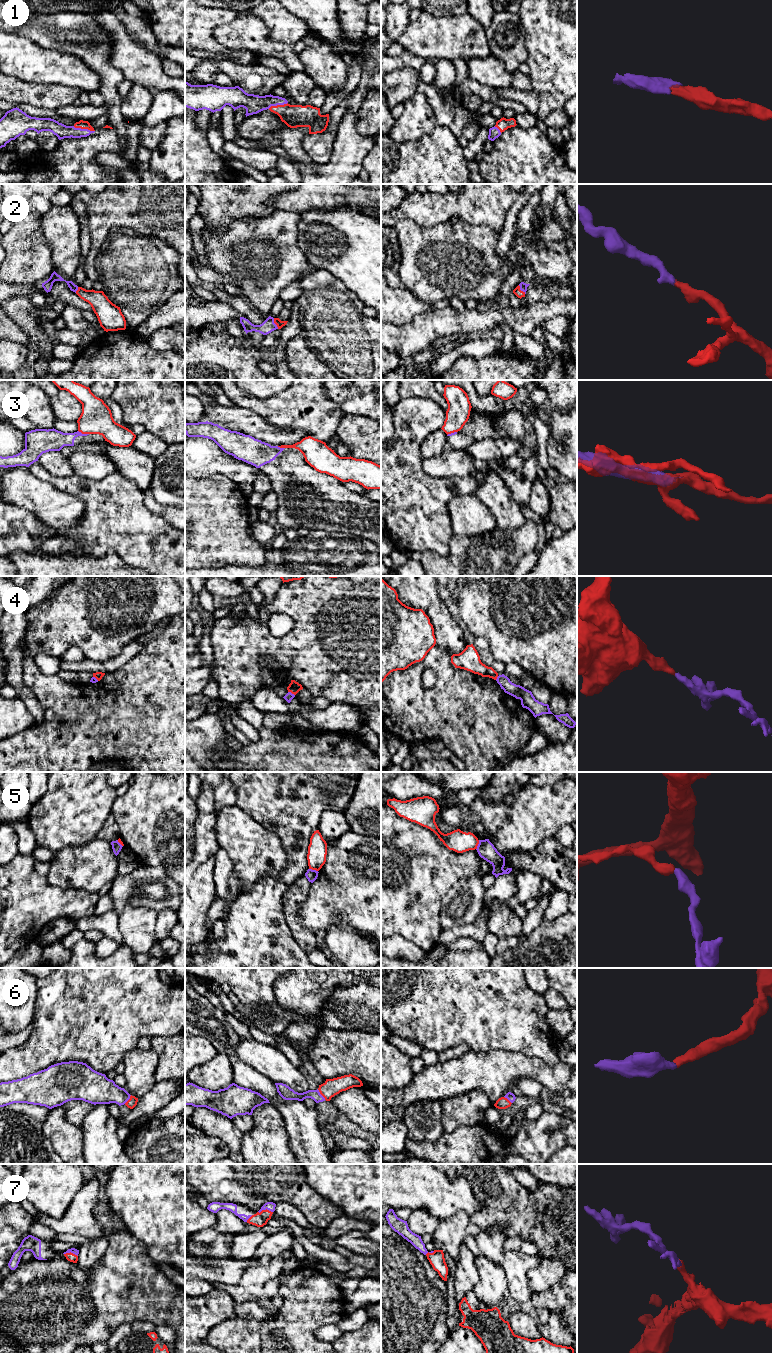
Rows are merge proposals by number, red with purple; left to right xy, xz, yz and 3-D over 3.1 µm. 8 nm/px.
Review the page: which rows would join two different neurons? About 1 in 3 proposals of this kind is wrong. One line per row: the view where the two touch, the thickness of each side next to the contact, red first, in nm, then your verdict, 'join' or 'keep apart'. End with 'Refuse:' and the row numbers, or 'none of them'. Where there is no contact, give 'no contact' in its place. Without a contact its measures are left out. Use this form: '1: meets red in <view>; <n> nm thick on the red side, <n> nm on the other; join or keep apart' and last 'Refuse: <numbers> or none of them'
1: meets red in xy; 70 nm thick on the red side, 120 nm on the other; join
2: meets red in xz; 60 nm thick on the red side, 100 nm on the other; join
3: meets red in xy; 260 nm thick on the red side, 180 nm on the other; keep apart
4: meets red in xz; 100 nm thick on the red side, 70 nm on the other; keep apart
5: meets red in yz; 170 nm thick on the red side, 140 nm on the other; keep apart
6: meets red in xz; 140 nm thick on the red side, 100 nm on the other; join
7: meets red in xz; 110 nm thick on the red side, 70 nm on the other; join
Refuse: 3, 4, 5

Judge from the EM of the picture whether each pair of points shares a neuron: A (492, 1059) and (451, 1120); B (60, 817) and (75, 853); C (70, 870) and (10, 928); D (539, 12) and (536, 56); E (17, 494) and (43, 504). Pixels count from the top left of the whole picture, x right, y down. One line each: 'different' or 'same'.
A: different
B: different
C: different
D: same
E: same

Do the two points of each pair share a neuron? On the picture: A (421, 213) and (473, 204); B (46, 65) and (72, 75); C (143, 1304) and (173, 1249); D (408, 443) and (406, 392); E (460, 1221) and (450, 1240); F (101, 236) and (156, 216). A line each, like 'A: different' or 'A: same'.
A: same
B: same
C: different
D: different
E: same
F: same

